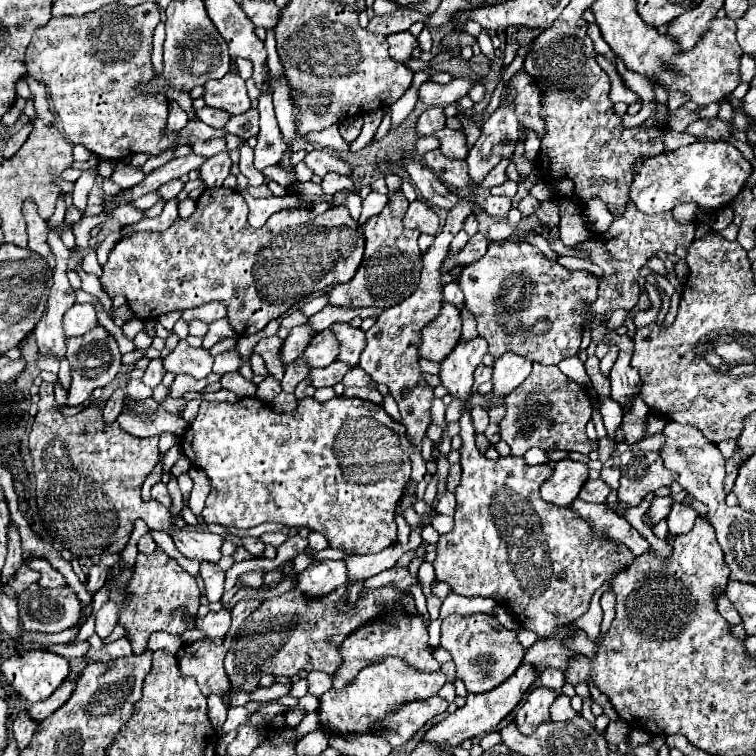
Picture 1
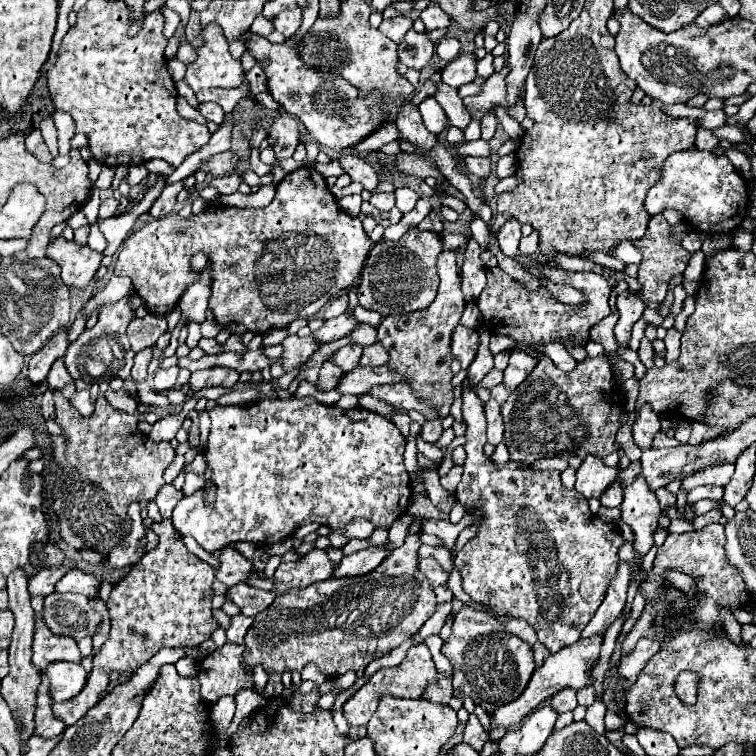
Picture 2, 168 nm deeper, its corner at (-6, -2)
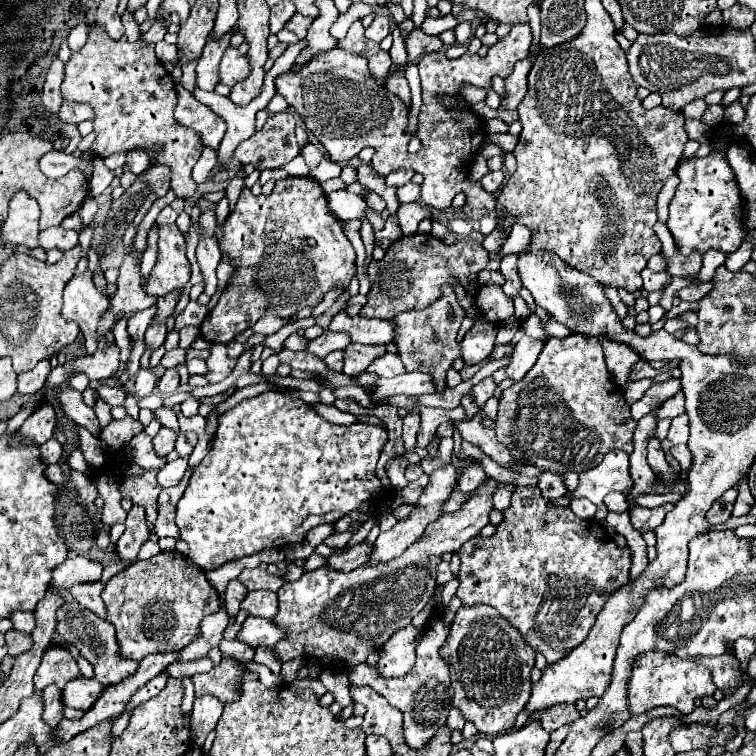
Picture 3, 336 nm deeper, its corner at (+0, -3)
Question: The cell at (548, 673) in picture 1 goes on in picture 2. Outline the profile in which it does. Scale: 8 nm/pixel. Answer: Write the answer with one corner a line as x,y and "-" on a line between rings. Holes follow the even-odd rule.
562,689
556,695
552,695
550,705
554,707
554,711
562,713
562,711
574,711
578,701
576,701
576,691
574,689

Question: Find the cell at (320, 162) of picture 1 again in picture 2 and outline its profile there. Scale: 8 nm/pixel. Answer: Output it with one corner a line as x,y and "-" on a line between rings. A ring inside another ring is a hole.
342,155
338,161
340,161
342,169
350,175
350,179
362,183
364,189
372,191
378,185
378,173
368,161
364,161
356,155

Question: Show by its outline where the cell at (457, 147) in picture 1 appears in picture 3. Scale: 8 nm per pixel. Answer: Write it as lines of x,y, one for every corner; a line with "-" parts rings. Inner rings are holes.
500,170
500,172
490,172
488,176
484,176
482,180
480,180
480,184
490,192
490,194
498,194
500,192
500,188
502,188
502,184
504,184
504,172

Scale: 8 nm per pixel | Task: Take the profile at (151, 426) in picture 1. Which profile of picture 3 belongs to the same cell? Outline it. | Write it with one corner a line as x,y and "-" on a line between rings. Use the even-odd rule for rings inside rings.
160,428
158,436
152,440
154,450
160,458
166,458
174,450
174,442
176,442
176,432
170,428

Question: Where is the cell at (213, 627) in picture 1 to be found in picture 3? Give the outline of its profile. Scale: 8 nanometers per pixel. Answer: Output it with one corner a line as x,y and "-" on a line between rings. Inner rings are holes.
246,618
246,622
242,624
242,630
238,634
238,640
250,644
250,646
276,646
280,640
284,640
288,634
286,628
278,626
274,620
270,618

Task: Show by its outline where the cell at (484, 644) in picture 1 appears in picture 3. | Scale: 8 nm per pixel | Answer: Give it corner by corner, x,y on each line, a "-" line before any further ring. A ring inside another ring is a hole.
462,606
452,622
442,656
450,664
454,708
458,708
460,714
484,736
514,730
516,716
524,710
530,698
530,670
534,668
536,658
536,652
522,634
490,606

